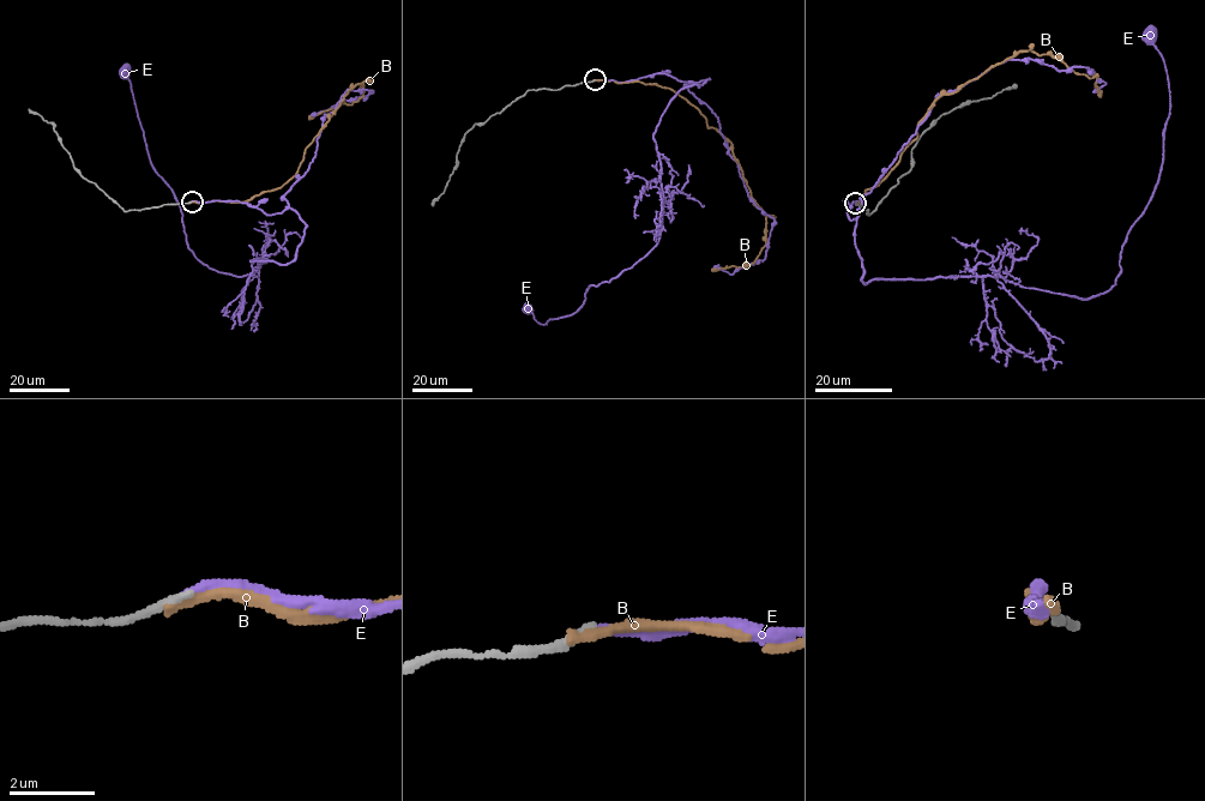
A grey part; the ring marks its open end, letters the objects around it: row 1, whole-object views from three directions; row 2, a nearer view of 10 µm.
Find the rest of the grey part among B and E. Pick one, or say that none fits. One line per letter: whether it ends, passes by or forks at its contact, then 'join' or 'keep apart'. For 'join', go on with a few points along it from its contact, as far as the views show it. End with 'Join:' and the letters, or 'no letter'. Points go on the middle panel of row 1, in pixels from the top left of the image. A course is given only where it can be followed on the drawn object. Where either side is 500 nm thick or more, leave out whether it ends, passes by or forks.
B: it ends | keep apart
E: it ends | join | via (594, 80), (708, 79), (675, 95), (654, 139), (657, 244), (589, 287), (571, 315), (541, 324), (528, 308)
Join: E

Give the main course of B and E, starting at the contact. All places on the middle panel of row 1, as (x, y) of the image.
B: (592, 80), (672, 88), (731, 145), (751, 196), (766, 217), (766, 245), (743, 267), (711, 270)
E: (594, 80), (708, 79), (675, 95), (654, 139), (657, 244), (589, 287), (571, 315), (541, 324), (528, 308)

